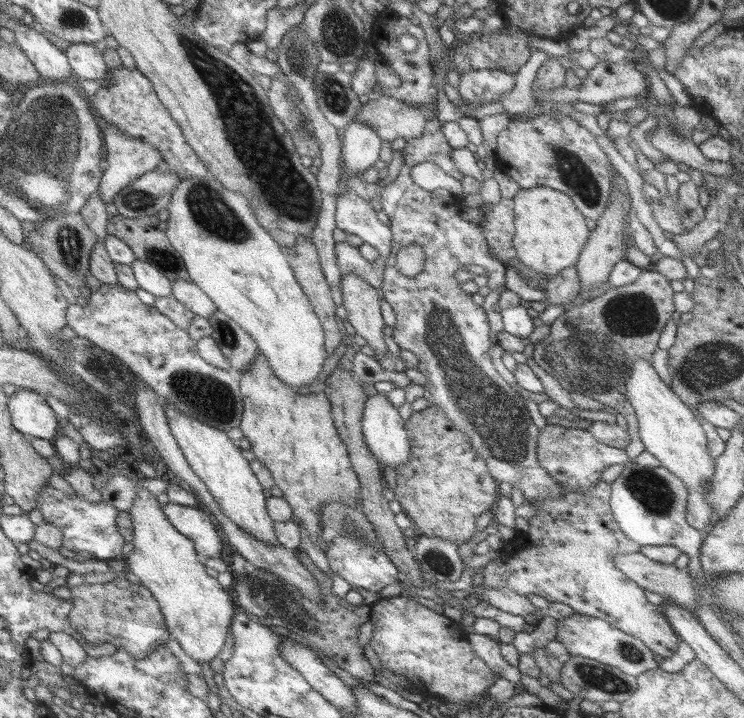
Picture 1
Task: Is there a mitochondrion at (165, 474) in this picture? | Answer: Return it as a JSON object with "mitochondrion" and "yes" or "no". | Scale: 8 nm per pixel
{"mitochondrion":"no"}

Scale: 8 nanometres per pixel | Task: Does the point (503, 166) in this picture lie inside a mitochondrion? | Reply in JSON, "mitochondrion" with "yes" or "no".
{"mitochondrion":"no"}

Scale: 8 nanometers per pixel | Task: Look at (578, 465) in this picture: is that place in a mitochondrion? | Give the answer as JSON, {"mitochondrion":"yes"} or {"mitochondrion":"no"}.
{"mitochondrion":"no"}

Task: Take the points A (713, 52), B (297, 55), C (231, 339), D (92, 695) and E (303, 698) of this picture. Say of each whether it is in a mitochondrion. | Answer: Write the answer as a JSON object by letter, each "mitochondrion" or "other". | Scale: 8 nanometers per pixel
{"A":"other","B":"mitochondrion","C":"mitochondrion","D":"other","E":"mitochondrion"}

